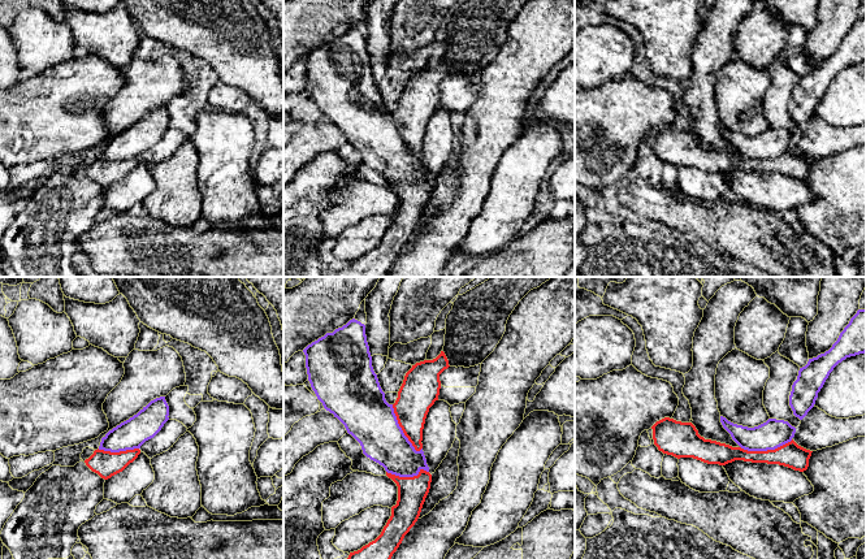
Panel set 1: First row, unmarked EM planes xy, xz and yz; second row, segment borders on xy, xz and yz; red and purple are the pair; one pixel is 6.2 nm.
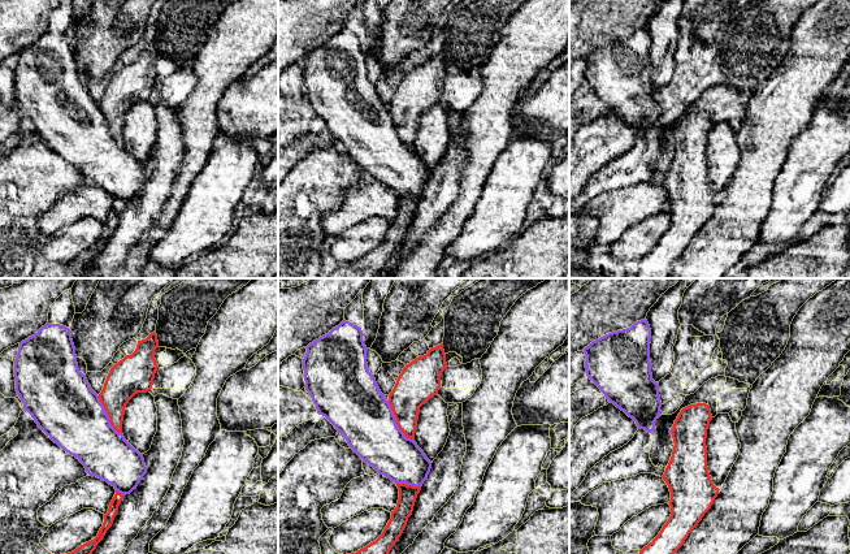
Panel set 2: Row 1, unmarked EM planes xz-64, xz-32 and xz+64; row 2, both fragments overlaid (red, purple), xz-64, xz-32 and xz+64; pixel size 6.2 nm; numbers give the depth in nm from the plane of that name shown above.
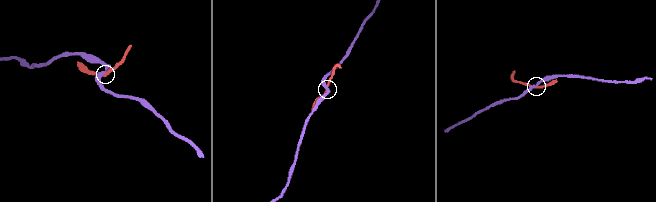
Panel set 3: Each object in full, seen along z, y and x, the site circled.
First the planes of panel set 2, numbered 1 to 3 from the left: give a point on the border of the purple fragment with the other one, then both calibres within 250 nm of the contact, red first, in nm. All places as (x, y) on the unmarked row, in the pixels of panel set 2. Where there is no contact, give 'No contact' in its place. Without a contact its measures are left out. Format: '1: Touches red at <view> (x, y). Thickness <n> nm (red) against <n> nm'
1: Touches red at xz-64 (108, 124). Thickness 220 nm (red) against 400 nm
2: Touches red at xz-32 (397, 131). Thickness 220 nm (red) against 360 nm
3: Touches red at xz+64 (672, 139). Thickness 240 nm (red) against 20 nm

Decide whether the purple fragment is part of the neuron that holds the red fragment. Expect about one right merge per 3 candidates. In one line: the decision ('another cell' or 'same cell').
another cell

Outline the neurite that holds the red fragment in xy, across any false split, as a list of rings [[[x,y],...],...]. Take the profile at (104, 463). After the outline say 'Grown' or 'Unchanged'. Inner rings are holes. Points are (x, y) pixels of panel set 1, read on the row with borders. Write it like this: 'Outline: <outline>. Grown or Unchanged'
Outline: [[[139,448],[111,452],[95,450],[94,454],[85,460],[86,465],[101,478],[108,480],[122,472],[140,454]]]. Unchanged

